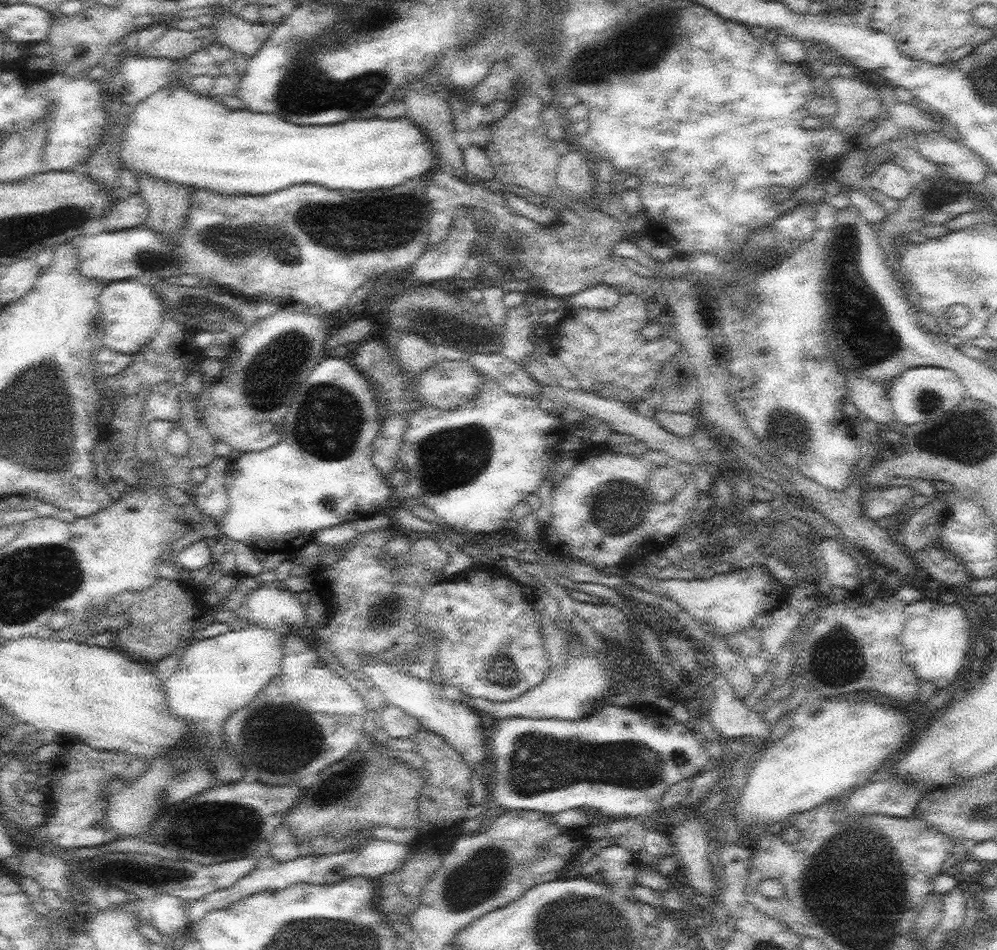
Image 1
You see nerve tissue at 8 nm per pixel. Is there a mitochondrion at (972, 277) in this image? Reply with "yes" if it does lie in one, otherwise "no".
yes

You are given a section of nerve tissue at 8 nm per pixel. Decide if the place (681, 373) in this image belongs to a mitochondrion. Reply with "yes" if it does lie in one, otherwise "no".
no

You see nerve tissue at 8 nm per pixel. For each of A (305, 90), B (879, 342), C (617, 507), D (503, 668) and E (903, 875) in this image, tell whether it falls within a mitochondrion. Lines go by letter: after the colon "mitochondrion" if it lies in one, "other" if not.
A: mitochondrion
B: mitochondrion
C: mitochondrion
D: mitochondrion
E: other

